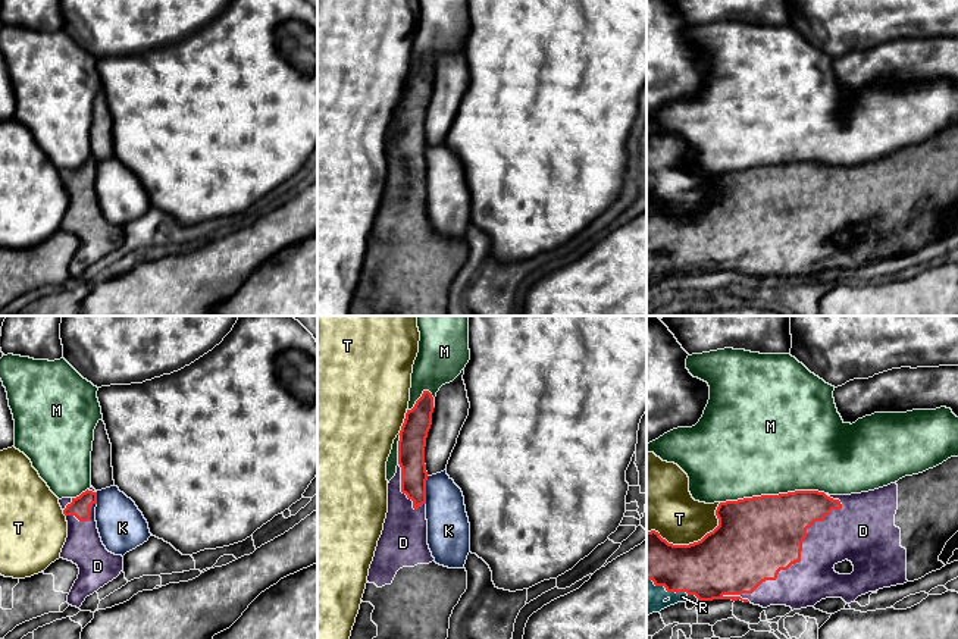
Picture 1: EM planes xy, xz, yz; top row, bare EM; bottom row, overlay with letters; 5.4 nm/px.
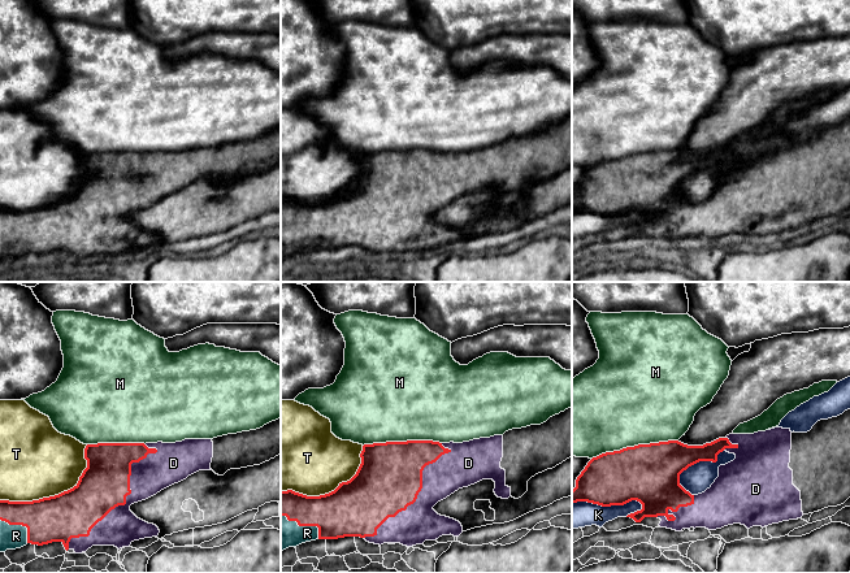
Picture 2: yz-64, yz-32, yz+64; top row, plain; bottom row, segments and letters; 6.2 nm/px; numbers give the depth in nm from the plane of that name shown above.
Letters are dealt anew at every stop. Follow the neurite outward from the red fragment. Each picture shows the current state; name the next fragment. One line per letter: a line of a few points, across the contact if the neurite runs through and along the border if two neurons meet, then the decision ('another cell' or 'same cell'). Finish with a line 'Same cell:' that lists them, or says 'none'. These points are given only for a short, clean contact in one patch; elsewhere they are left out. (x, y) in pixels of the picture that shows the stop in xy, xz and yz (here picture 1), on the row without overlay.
D: same cell
K: another cell
M: another cell
R: same cell
T: another cell
Same cell: D, R

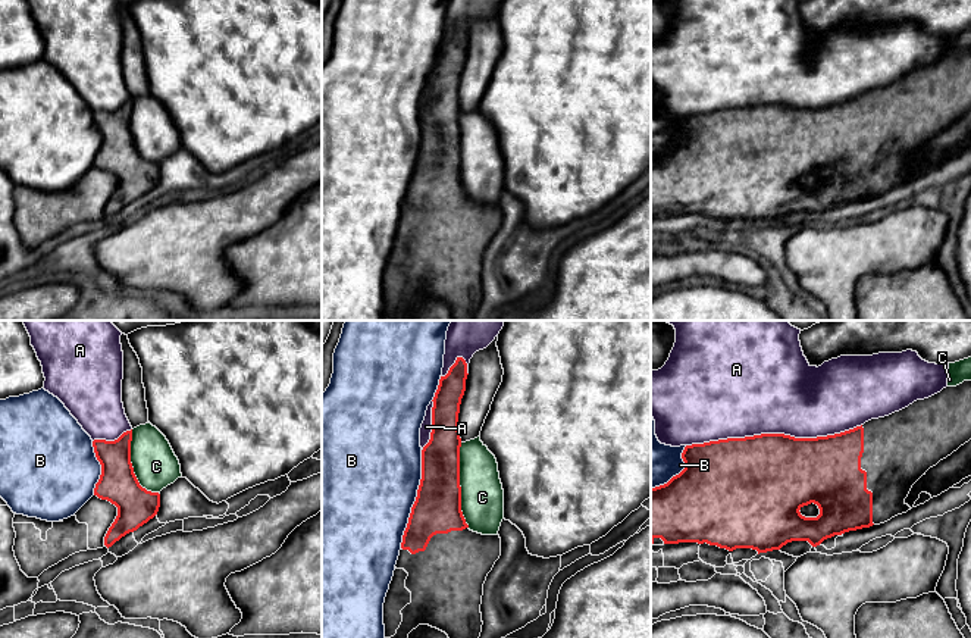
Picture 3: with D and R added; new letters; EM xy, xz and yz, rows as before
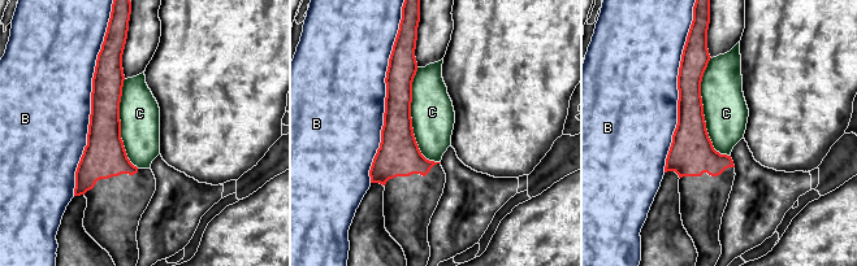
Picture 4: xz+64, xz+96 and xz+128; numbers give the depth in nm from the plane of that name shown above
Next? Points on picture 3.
A: another cell
B: another cell
C: another cell
Same cell: none

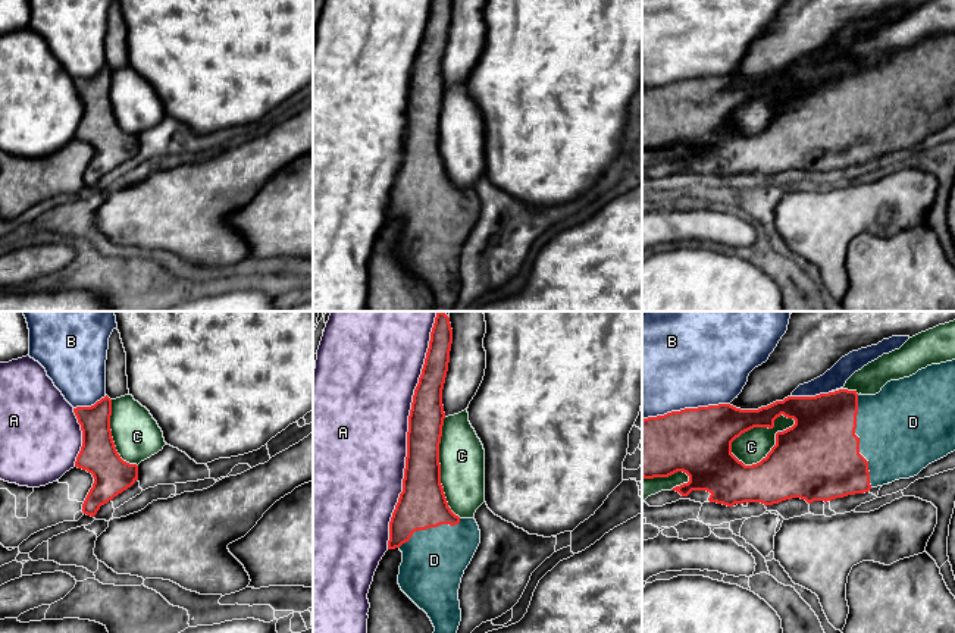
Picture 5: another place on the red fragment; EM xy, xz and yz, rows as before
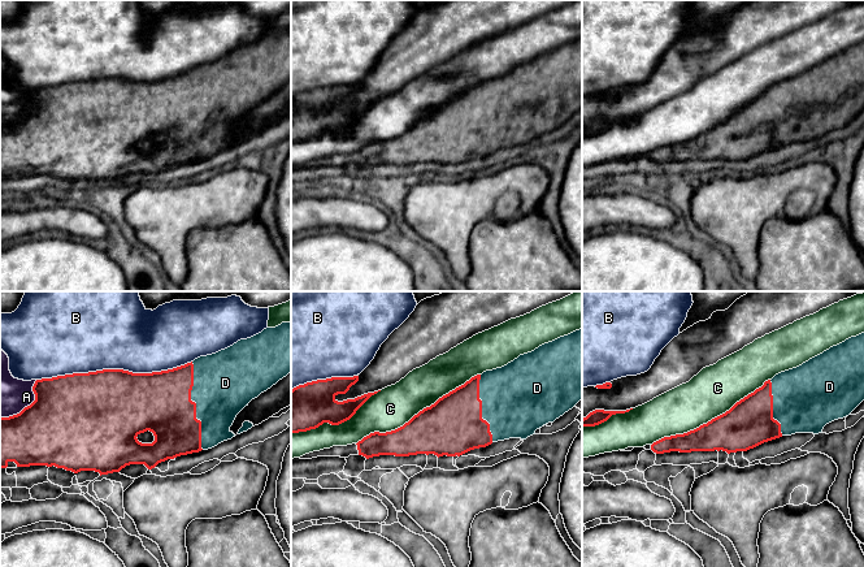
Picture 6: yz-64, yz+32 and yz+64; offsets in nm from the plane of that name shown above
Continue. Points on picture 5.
A: another cell
B: another cell
C: another cell
D: same cell
Same cell: D

